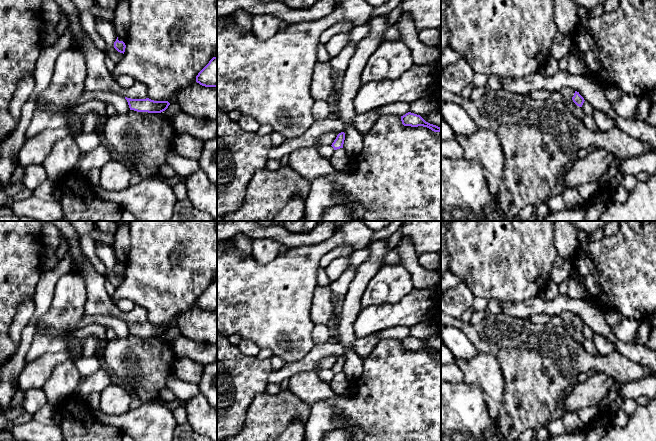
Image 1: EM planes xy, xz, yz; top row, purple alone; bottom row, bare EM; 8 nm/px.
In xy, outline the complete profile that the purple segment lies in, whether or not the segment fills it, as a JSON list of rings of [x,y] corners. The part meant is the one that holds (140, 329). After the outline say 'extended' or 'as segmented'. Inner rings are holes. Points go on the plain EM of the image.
[[[125,321],[125,323],[128,326],[130,334],[137,336],[161,337],[170,329],[168,325],[154,325],[149,322],[131,323]]]; as segmented

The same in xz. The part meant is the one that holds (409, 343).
[[[408,336],[401,340],[401,345],[404,350],[418,351],[423,350],[431,353],[434,356],[441,356],[441,352],[426,346],[420,339]]]; as segmented

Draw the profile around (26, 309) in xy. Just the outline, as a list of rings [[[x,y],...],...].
[[[34,297],[23,301],[17,310],[17,313],[10,325],[10,338],[18,346],[21,342],[22,331],[28,324],[35,311]]]

